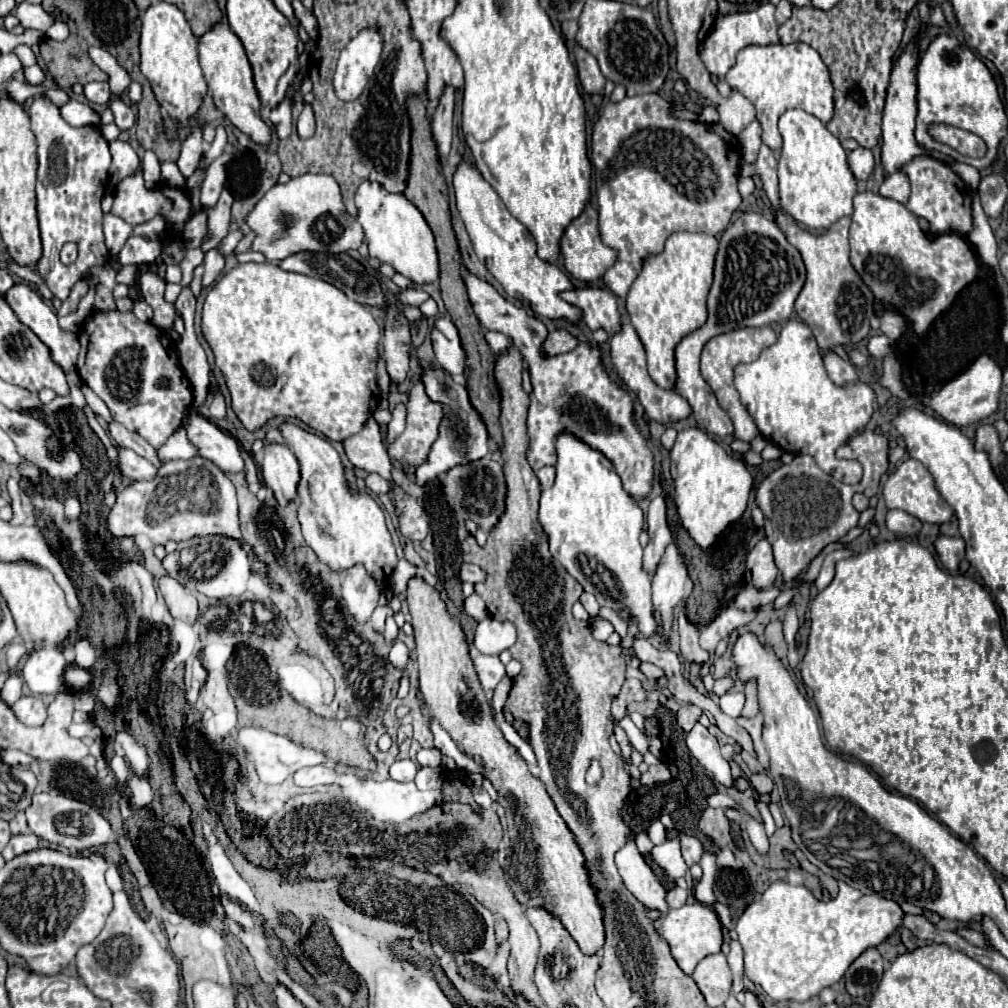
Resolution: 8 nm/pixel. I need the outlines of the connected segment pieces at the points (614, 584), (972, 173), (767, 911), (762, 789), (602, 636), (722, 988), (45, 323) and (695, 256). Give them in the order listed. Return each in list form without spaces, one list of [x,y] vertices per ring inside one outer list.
[[[566,430],[556,436],[556,452],[556,468],[560,470],[556,470],[556,482],[548,490],[542,490],[538,512],[540,522],[548,534],[554,560],[558,560],[584,586],[586,592],[594,594],[600,606],[608,606],[616,612],[620,608],[630,608],[640,632],[646,636],[652,634],[658,624],[650,602],[650,576],[642,570],[642,546],[638,542],[638,532],[642,532],[644,526],[644,512],[624,490],[614,464],[602,452],[590,448],[590,444],[578,440]]]
[[[950,162],[948,164],[972,190],[976,190],[978,188],[978,182],[980,182],[980,174],[978,174],[978,170],[974,170],[972,166],[968,166],[968,164],[960,164],[960,162]]]
[[[778,880],[770,884],[768,890],[744,910],[744,914],[736,922],[736,932],[744,948],[746,976],[754,984],[760,984],[762,990],[772,998],[772,1002],[808,1002],[824,988],[834,986],[866,948],[878,946],[898,926],[902,926],[902,918],[904,912],[894,900],[886,900],[880,896],[860,896],[860,892],[850,888],[846,882],[840,882],[838,898],[822,902],[816,900],[806,886],[792,886]]]
[[[756,772],[756,774],[752,774],[748,780],[752,782],[752,786],[756,788],[758,794],[770,794],[772,788],[774,788],[774,782],[772,782],[772,778],[768,776],[768,772]]]
[[[598,618],[594,624],[592,624],[592,630],[594,630],[594,638],[596,640],[606,640],[612,632],[614,632],[614,626],[608,622],[608,620],[604,620],[604,618]]]
[[[722,952],[706,956],[692,974],[694,982],[700,986],[708,1006],[722,1006],[730,994],[732,974]]]
[[[14,284],[14,288],[8,290],[8,296],[6,296],[6,302],[10,304],[10,308],[14,310],[14,314],[18,316],[18,320],[28,326],[50,350],[50,358],[54,364],[58,364],[64,372],[70,372],[74,366],[76,366],[76,356],[78,356],[78,338],[74,332],[64,332],[60,330],[58,326],[58,316],[54,314],[54,310],[36,294],[36,290],[32,290],[30,286],[26,284]]]
[[[674,232],[666,240],[666,246],[660,254],[650,254],[644,258],[642,270],[628,292],[626,310],[638,338],[646,348],[648,374],[658,386],[666,390],[672,390],[676,382],[676,344],[706,322],[706,296],[712,284],[716,250],[718,240],[710,234]]]

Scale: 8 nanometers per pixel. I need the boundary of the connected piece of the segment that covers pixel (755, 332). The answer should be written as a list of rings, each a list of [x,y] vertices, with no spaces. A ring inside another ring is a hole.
[[[760,326],[760,328],[738,328],[726,334],[718,334],[712,340],[706,342],[702,356],[700,356],[700,372],[702,378],[708,382],[708,386],[712,388],[712,392],[718,398],[720,408],[730,416],[732,424],[734,424],[734,438],[742,440],[742,442],[750,442],[752,438],[756,438],[760,432],[754,424],[754,420],[750,418],[750,414],[746,412],[746,408],[740,402],[740,396],[734,388],[734,366],[740,362],[750,362],[758,358],[758,352],[762,352],[762,348],[768,348],[770,344],[776,342],[776,334],[770,326]]]

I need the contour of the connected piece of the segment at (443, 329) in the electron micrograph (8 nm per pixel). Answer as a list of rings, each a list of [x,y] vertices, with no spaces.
[[[450,316],[438,318],[432,328],[432,344],[436,352],[438,364],[452,374],[452,378],[464,384],[464,368],[466,368],[466,352],[462,348],[458,330]]]

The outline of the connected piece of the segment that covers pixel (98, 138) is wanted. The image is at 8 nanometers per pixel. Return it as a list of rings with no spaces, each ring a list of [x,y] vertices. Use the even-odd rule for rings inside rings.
[[[46,96],[34,98],[30,110],[32,132],[38,140],[38,220],[42,234],[42,258],[36,264],[38,274],[44,278],[52,294],[60,300],[66,300],[72,286],[82,278],[90,266],[102,266],[110,260],[108,248],[104,244],[102,232],[102,208],[100,200],[108,184],[108,168],[112,162],[108,142],[104,136],[90,126],[74,128],[62,116],[58,106],[54,106]],[[58,148],[62,154],[50,158],[50,152]],[[74,242],[78,246],[78,258],[74,264],[60,262],[62,244]]]

